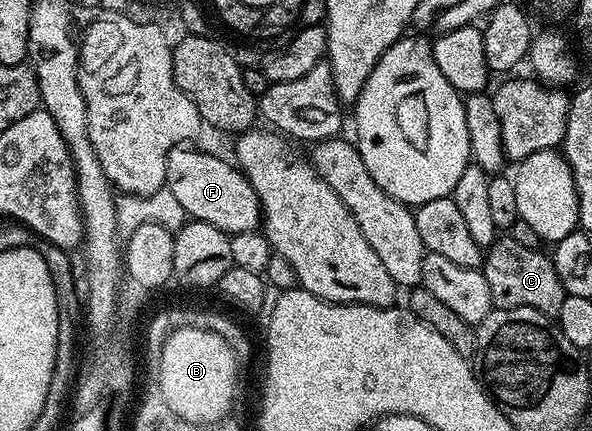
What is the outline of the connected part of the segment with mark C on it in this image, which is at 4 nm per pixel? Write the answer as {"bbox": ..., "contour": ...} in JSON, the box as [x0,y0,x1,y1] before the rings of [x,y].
{"bbox":[482,237,564,317],"contour":[[[511,237],[497,238],[491,247],[484,251],[482,270],[486,285],[490,285],[490,297],[493,308],[529,307],[538,309],[542,314],[554,317],[562,309],[564,286],[552,264],[551,254],[543,250],[518,245]]]}

